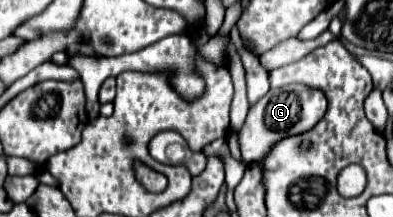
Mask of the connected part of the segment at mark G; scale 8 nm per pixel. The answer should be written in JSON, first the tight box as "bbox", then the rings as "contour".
{"bbox":[237,83,327,165],"contour":[[[291,83],[291,85],[279,87],[279,89],[269,89],[267,95],[263,95],[255,105],[251,105],[247,121],[237,133],[241,159],[247,165],[259,163],[267,155],[267,149],[271,149],[271,145],[275,145],[275,141],[279,141],[287,135],[299,135],[299,133],[315,127],[321,121],[321,117],[325,115],[325,111],[327,111],[327,99],[319,89],[311,89],[301,83]]]}

